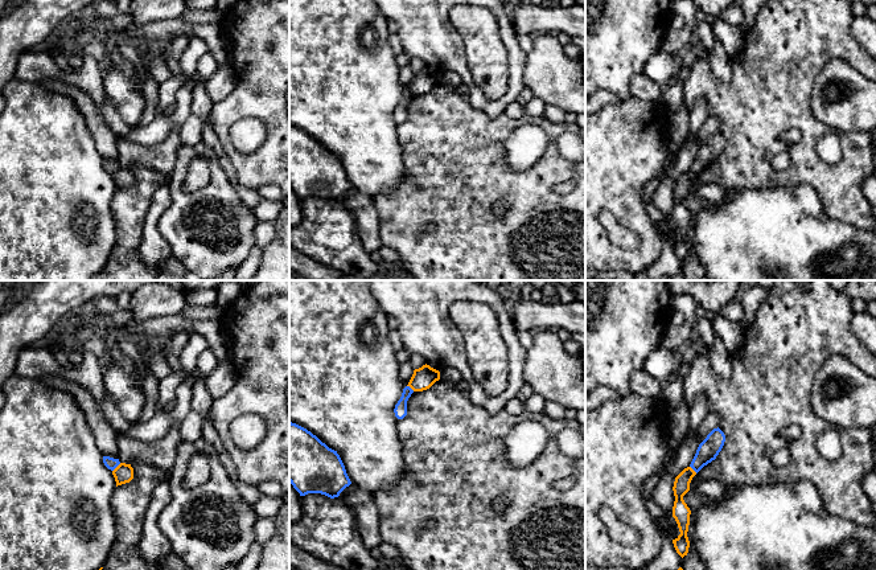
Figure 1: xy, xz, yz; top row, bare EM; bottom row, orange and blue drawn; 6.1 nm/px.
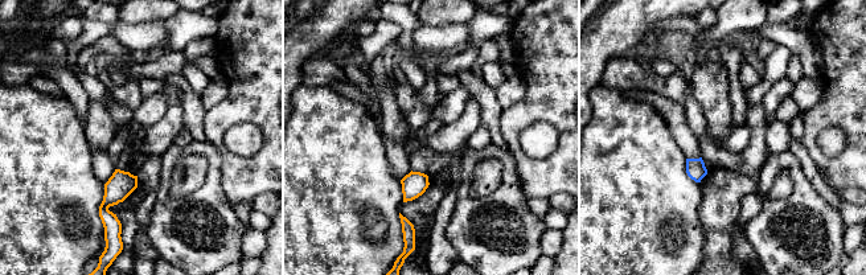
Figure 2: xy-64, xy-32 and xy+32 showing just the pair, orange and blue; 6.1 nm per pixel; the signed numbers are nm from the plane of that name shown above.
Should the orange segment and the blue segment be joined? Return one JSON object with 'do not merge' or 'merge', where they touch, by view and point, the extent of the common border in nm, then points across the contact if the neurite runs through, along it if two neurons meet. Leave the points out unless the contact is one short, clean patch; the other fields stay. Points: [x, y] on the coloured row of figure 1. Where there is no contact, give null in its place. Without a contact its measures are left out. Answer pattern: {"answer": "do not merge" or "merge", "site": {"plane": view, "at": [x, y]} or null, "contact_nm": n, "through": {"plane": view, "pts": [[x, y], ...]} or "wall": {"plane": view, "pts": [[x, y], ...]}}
{"answer": "do not merge", "site": {"plane": "xy", "at": [116, 467]}, "contact_nm": 80, "wall": {"plane": "xy", "pts": [[120, 463], [112, 471]]}}

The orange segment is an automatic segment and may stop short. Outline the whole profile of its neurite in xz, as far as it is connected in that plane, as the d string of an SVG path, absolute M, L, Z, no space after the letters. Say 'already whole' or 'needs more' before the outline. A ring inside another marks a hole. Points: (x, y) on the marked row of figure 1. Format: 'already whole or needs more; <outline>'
already whole; M425 364L414 370L407 386L410 386L414 391L423 391L429 389L439 380L440 372Z

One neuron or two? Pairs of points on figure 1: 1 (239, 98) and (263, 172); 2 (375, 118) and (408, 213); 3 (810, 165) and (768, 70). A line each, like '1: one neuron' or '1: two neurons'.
1: one neuron
2: two neurons
3: one neuron

